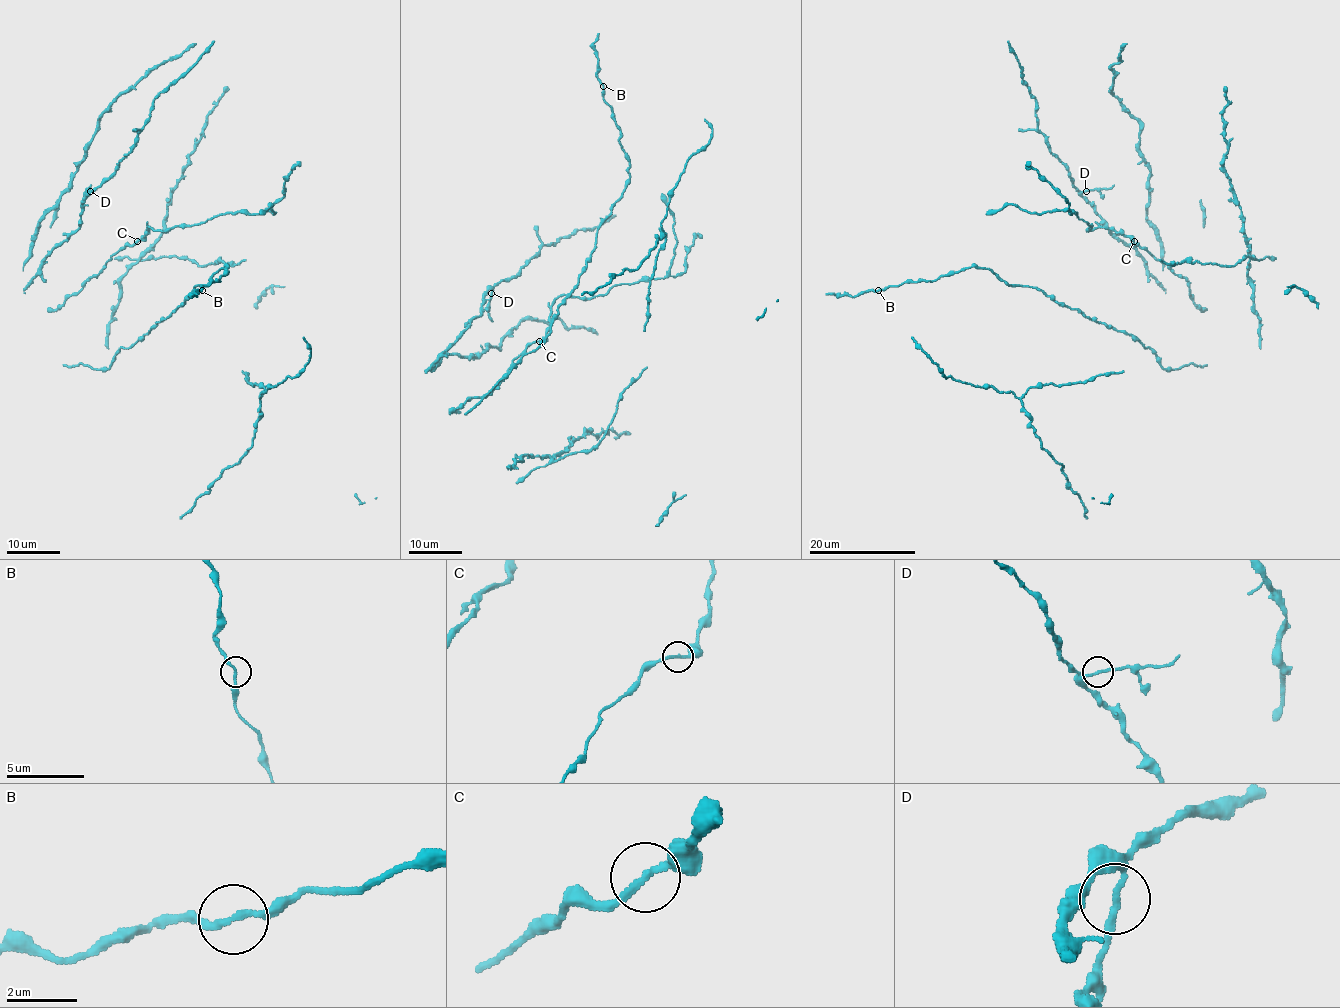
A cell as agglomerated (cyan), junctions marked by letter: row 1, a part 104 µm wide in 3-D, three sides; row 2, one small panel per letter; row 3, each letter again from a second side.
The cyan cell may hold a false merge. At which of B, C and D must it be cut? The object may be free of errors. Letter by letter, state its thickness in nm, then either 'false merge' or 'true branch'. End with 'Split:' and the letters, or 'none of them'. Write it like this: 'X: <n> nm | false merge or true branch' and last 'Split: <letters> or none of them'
B: 170 nm | true branch
C: 190 nm | true branch
D: 170 nm | false merge
Split: D

